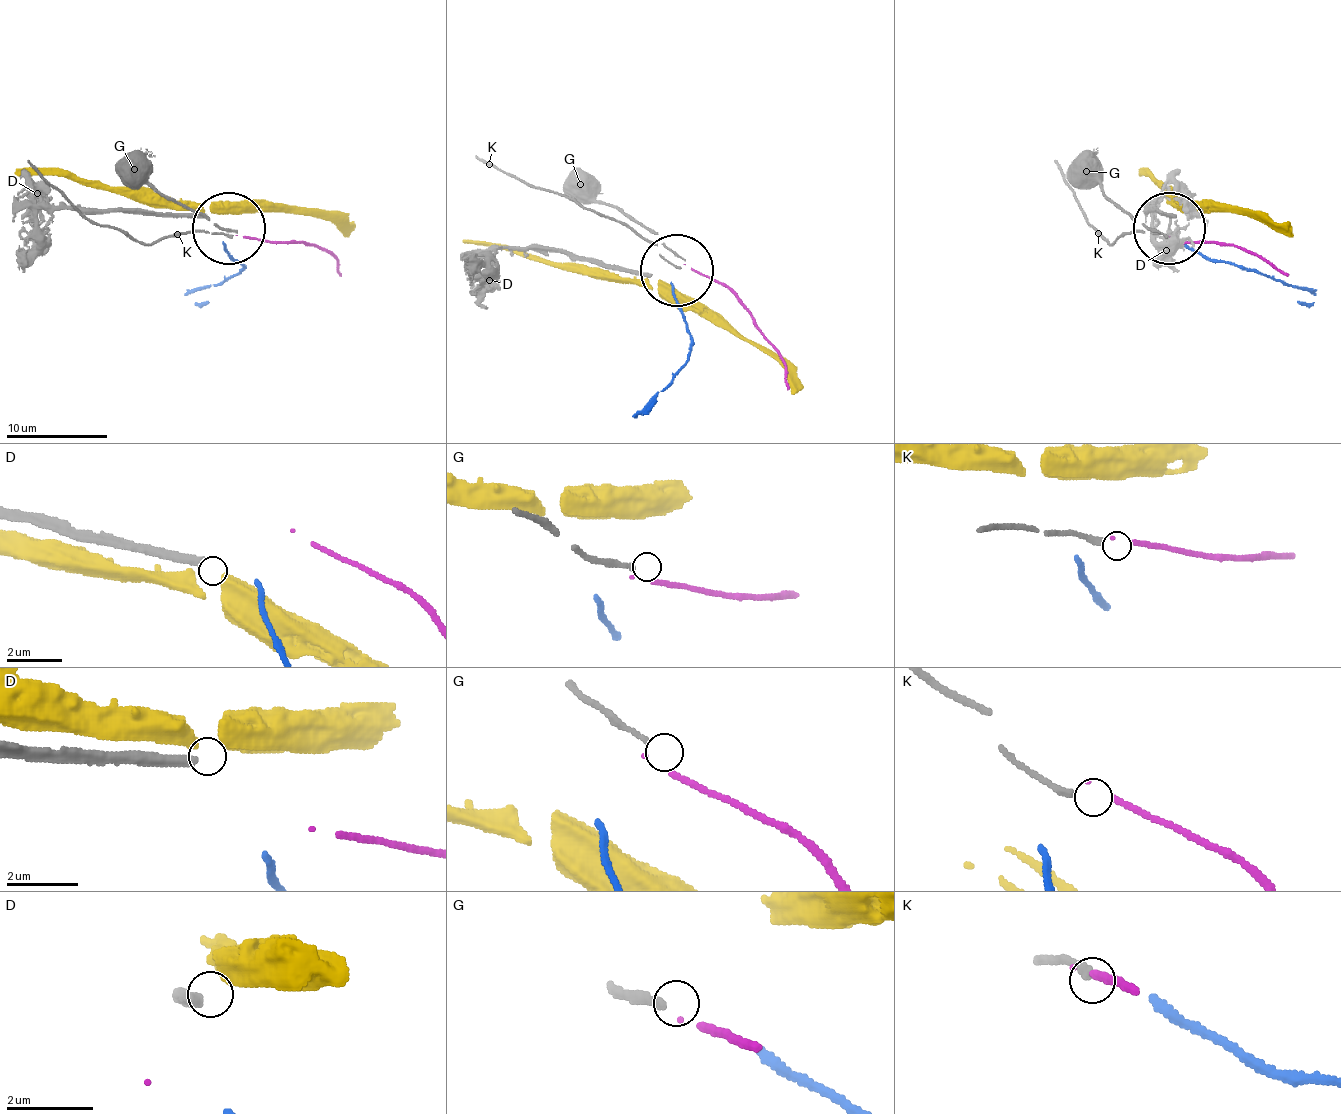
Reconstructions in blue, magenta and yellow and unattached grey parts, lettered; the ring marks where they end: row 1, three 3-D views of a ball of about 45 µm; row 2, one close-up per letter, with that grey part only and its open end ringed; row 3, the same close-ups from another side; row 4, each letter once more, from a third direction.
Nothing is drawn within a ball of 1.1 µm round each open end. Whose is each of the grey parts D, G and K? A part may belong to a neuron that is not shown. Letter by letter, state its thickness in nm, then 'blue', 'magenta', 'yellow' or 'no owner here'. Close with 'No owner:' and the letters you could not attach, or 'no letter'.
D: calibre 320 nm; no owner here
G: calibre 150 nm; no owner here
K: calibre 190 nm; no owner here
No owner: D, G, K

